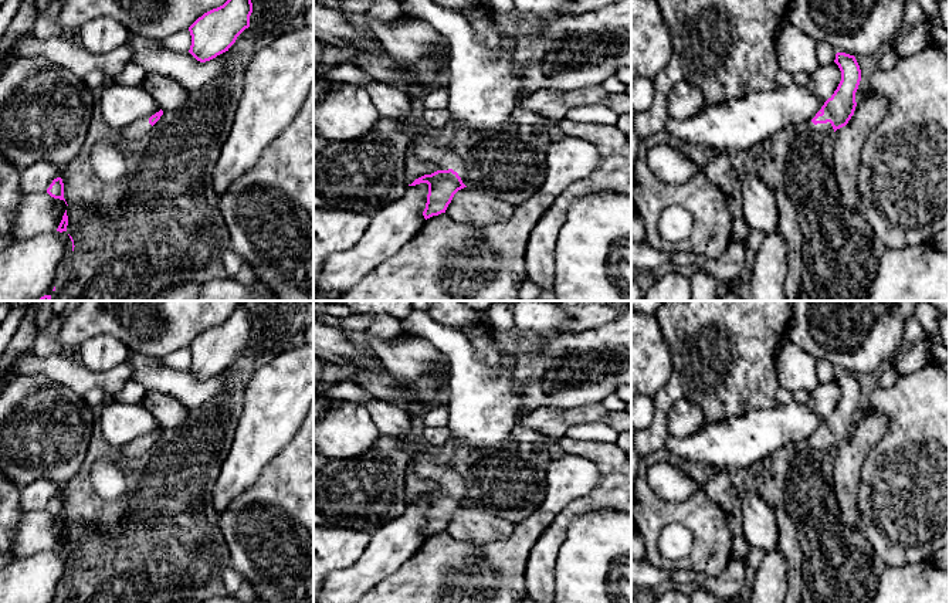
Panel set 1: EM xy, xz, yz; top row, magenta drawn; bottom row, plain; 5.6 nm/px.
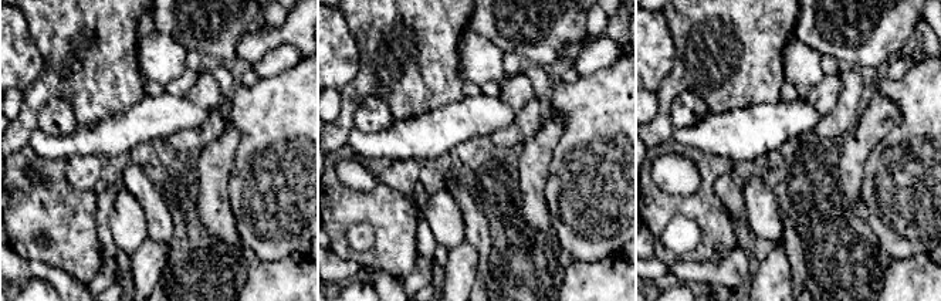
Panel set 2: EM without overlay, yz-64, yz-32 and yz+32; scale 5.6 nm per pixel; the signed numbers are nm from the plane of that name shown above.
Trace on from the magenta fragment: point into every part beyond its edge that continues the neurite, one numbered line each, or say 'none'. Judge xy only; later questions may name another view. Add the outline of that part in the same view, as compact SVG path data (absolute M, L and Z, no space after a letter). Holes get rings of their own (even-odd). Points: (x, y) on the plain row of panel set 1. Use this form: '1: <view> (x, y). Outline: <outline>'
1: xy (136, 447). Outline: M150 434L136 437L131 443L125 444L122 448L119 448L121 454L132 460L140 457L152 447L152 443L149 441L149 436Z

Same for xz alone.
1: xz (390, 419). Outline: M372 397L365 407L380 434L403 440L414 453L410 467L414 475L431 480L437 482L440 488L453 487L467 504L467 485L464 478L451 467L443 468L434 464L426 443L411 427L410 413L406 407L376 397Z

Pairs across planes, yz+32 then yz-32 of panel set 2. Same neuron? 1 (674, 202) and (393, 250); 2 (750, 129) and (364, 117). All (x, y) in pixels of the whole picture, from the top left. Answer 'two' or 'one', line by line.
1: one
2: two

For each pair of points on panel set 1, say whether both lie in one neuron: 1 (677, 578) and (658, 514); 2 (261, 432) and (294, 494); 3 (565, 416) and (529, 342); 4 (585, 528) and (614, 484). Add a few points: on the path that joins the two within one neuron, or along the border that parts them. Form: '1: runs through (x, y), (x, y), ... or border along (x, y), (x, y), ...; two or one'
1: border along (667, 572), (688, 569), (708, 576); two
2: border along (297, 430), (292, 439), (263, 468), (254, 481); two
3: border along (593, 403), (570, 407), (538, 406), (528, 413); two
4: border along (616, 508), (589, 510), (579, 514), (569, 528); two

